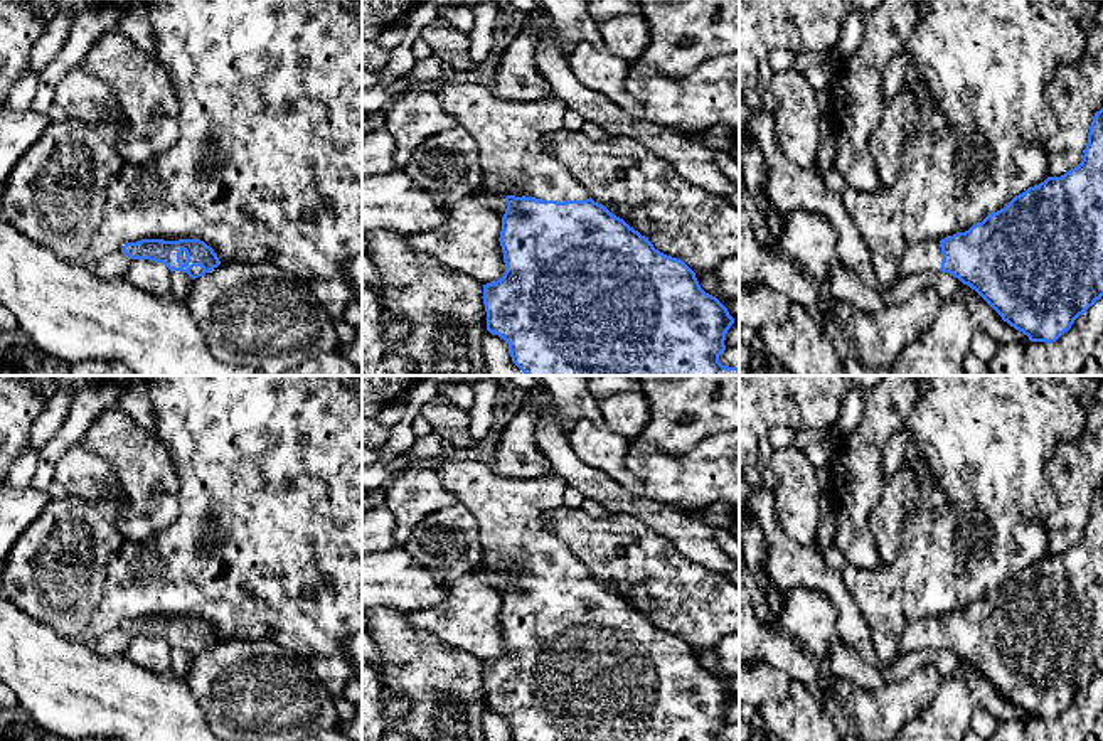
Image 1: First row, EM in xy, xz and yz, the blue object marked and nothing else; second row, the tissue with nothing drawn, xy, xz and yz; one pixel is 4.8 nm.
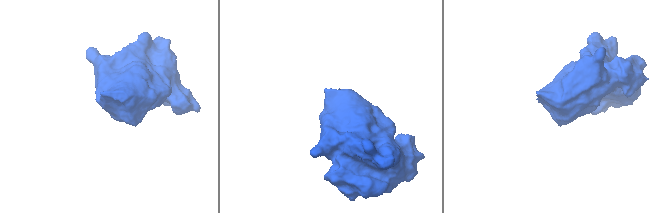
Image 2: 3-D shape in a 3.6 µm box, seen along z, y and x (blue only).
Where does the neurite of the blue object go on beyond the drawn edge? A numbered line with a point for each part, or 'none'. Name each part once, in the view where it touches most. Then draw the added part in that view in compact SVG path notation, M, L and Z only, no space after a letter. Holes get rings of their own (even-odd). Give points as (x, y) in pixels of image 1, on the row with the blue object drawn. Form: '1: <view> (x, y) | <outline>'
1: xz (509, 135) | M477 76L446 81L438 98L478 143L487 187L539 200L589 199L571 172L541 147L546 131L564 128L562 99L551 94L539 101L502 101Z

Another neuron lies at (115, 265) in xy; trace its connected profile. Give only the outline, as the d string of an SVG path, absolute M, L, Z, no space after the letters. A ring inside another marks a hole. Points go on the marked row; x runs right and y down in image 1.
M113 253L89 266L89 269L103 280L123 278L131 264L131 258L125 253Z

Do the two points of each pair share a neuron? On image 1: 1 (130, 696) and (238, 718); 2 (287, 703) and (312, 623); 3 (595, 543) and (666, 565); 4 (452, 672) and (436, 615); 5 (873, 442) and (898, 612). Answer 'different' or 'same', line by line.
1: different
2: different
3: same
4: different
5: different

